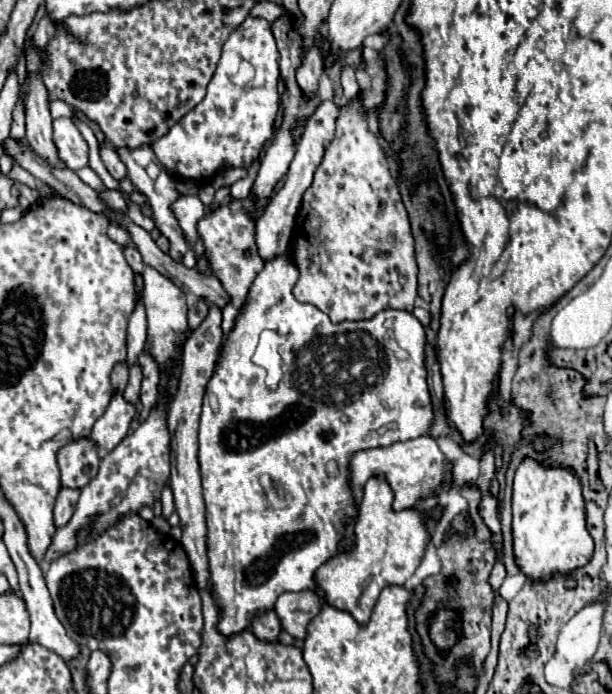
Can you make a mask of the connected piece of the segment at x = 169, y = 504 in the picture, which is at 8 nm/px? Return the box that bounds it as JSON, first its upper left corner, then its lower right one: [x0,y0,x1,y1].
[162,484,174,518]

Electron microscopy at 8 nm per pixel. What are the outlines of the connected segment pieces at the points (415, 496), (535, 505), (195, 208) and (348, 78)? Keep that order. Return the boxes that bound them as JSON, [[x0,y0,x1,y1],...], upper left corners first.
[[348,436,452,512],[512,456,594,580],[172,196,206,242],[342,66,360,104]]

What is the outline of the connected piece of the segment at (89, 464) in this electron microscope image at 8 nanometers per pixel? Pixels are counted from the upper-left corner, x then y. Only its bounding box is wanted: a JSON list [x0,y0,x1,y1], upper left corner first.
[58,438,100,488]

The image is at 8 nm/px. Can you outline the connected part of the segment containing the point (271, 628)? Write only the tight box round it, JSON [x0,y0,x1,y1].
[250,610,282,644]

